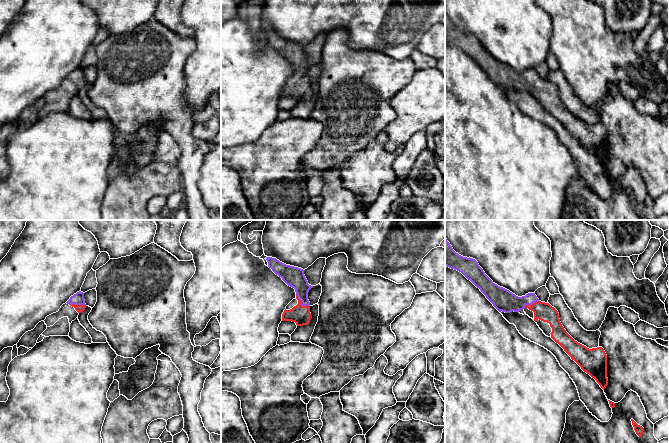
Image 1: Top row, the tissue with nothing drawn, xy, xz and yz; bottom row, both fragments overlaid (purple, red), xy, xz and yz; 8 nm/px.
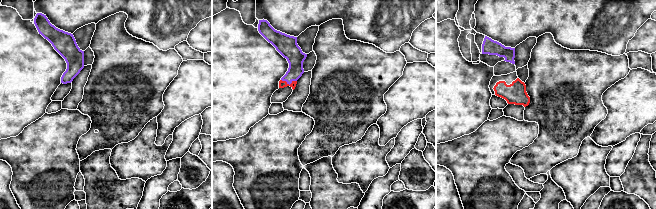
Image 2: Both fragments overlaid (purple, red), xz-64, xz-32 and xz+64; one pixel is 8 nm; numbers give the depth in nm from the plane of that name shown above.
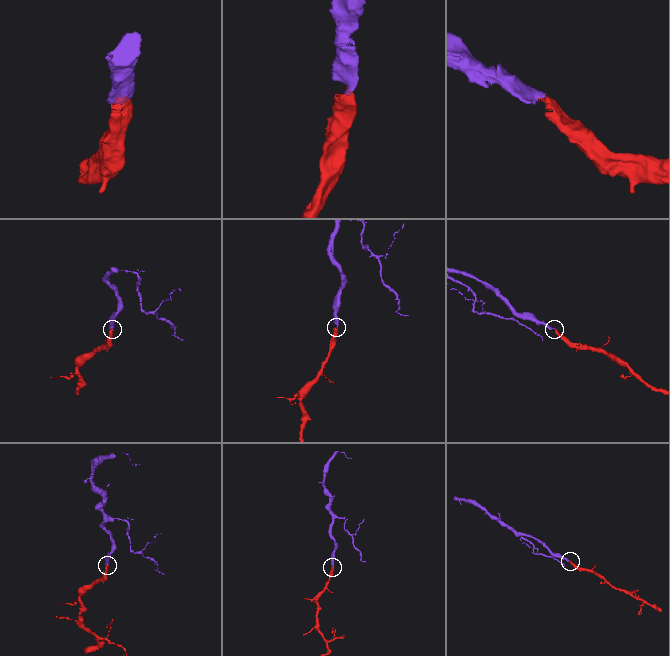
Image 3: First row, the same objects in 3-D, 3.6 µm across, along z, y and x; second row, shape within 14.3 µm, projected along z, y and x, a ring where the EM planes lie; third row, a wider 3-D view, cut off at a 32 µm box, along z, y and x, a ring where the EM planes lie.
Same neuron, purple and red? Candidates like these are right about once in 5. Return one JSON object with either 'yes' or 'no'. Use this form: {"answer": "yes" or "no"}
{"answer": "no"}

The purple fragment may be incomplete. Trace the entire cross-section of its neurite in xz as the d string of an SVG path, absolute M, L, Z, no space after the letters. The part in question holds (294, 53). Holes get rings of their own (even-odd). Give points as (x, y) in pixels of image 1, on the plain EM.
M266 33L268 43L282 54L282 56L290 63L295 65L298 75L302 77L301 82L310 82L308 76L308 68L313 63L308 60L304 51L304 46L298 43L286 41L276 34Z

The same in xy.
M79 67L73 72L70 73L70 75L66 78L69 81L75 80L75 81L86 81L84 76L84 69Z

